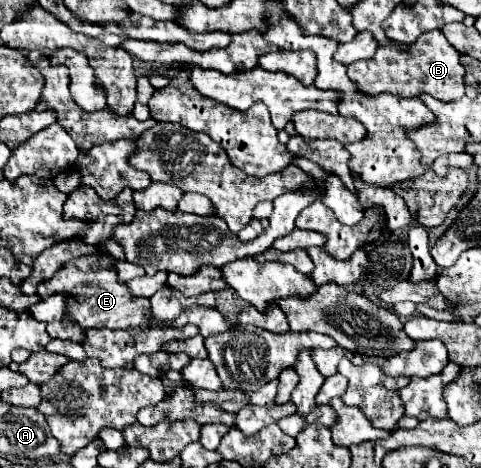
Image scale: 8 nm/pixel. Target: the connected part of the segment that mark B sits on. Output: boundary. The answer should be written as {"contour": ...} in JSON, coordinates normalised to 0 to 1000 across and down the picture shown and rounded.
{"contour":[[[898,64],[857,94],[852,115],[836,120],[836,111],[819,111],[819,103],[786,103],[773,124],[728,137],[723,162],[761,201],[811,197],[836,209],[861,209],[886,197],[911,214],[936,218],[965,205],[965,145],[952,124],[956,111],[927,85],[927,77],[919,77],[915,64]]]}

